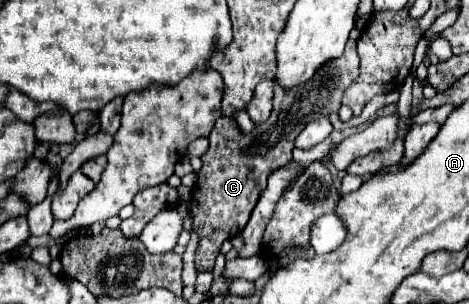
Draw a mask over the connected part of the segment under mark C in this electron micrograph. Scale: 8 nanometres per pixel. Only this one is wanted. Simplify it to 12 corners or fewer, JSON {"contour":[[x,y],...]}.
{"contour":[[356,47],[288,91],[252,133],[220,117],[190,215],[196,267],[240,235],[296,135],[338,111]]}

